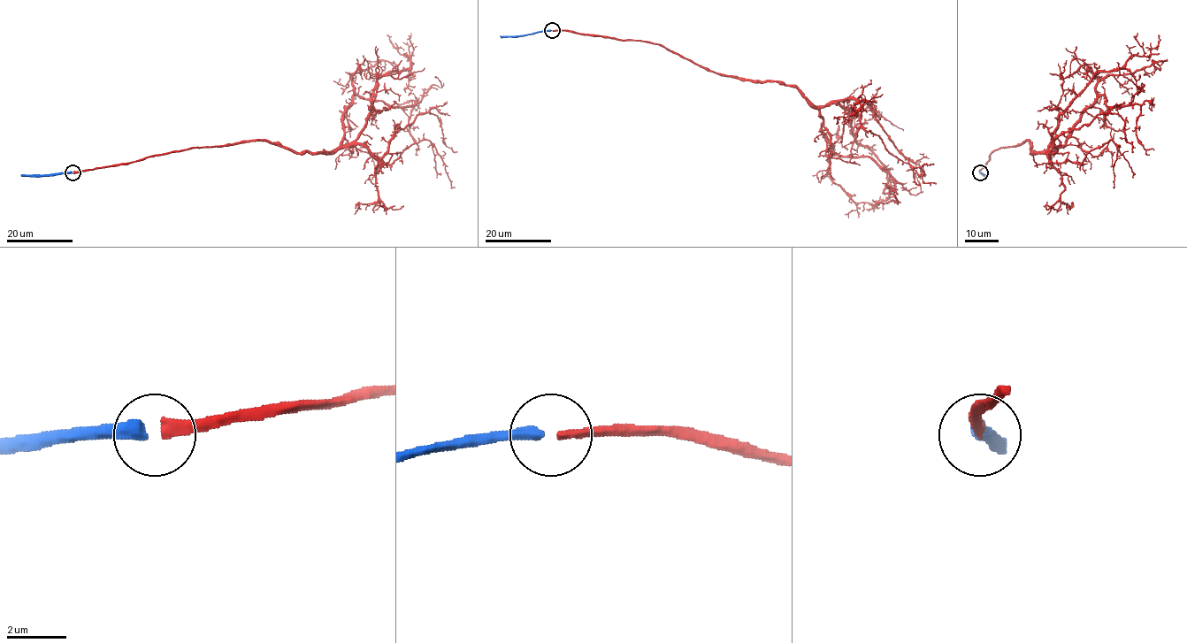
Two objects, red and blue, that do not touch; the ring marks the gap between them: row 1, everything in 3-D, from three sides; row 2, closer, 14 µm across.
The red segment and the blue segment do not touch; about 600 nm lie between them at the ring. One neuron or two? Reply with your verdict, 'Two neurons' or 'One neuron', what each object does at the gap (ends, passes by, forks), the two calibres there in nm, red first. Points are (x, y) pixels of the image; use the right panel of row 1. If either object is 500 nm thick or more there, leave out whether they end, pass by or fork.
One neuron. At the ring red ends. At the ring blue ends. Thickness 360 nm (red) against 460 nm

